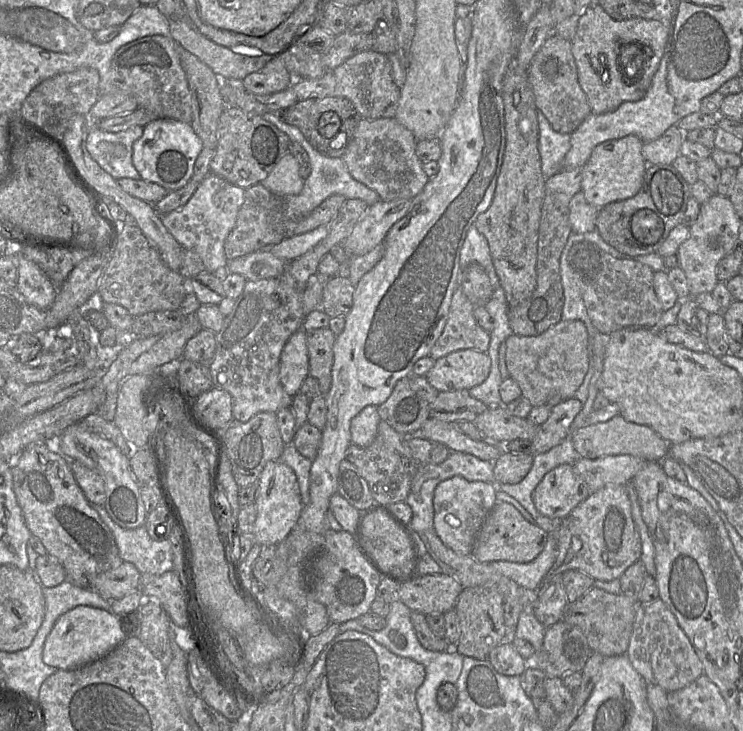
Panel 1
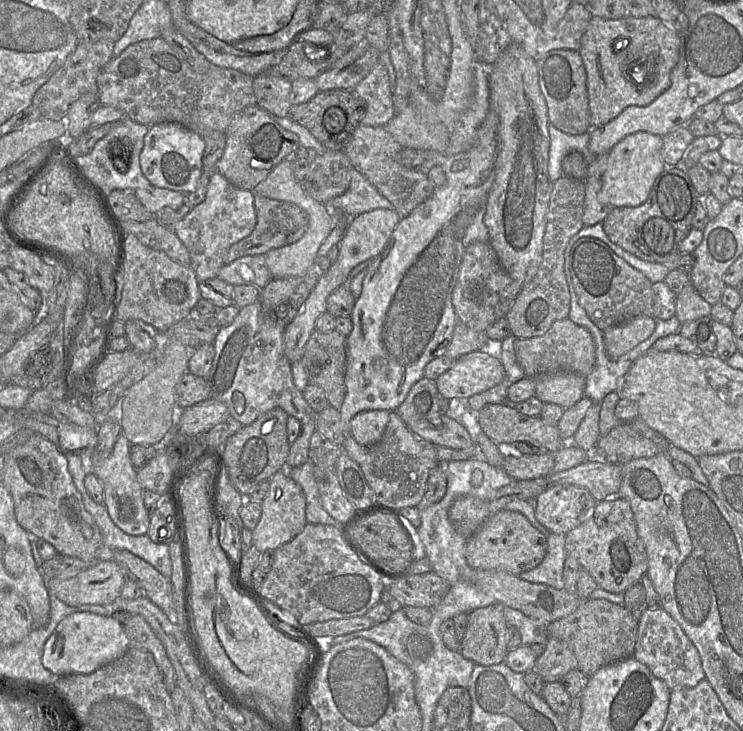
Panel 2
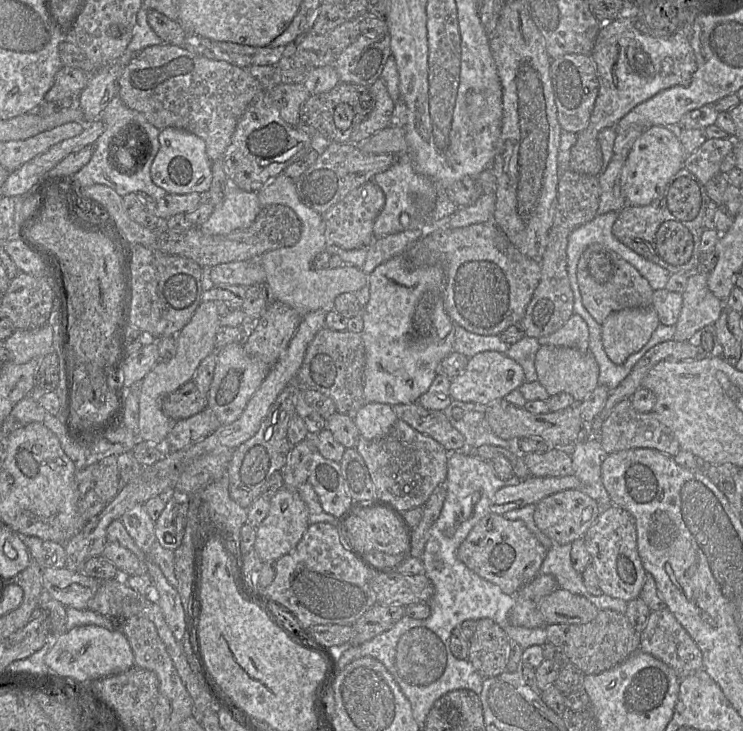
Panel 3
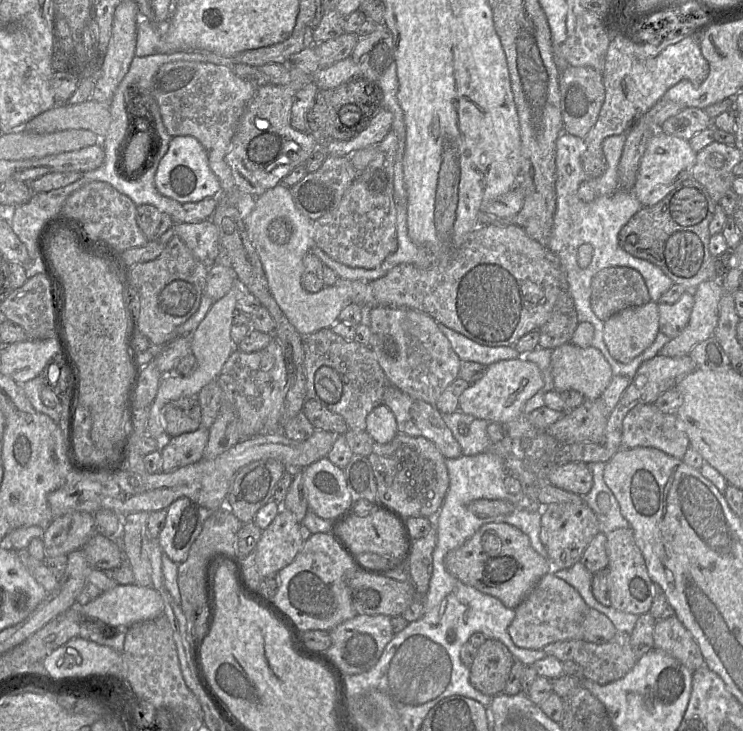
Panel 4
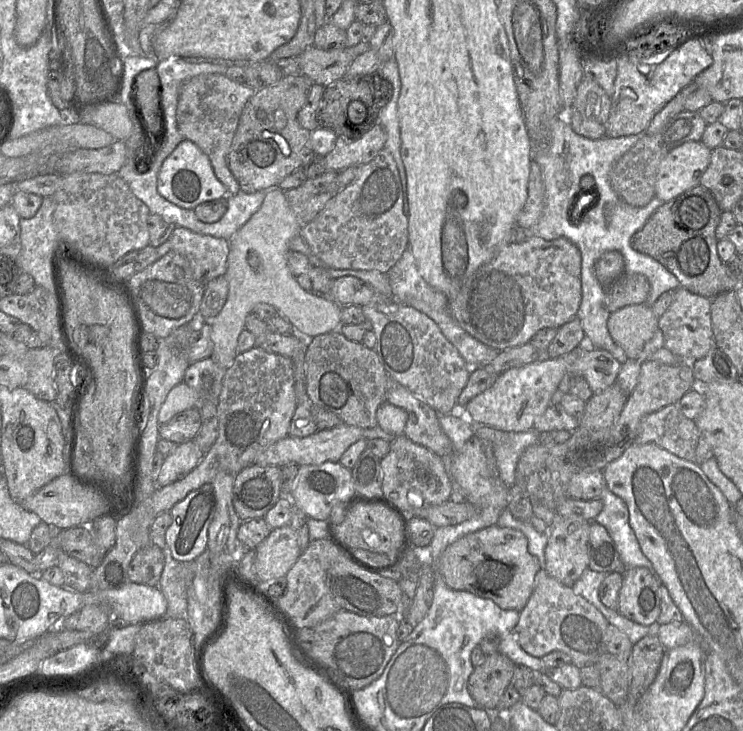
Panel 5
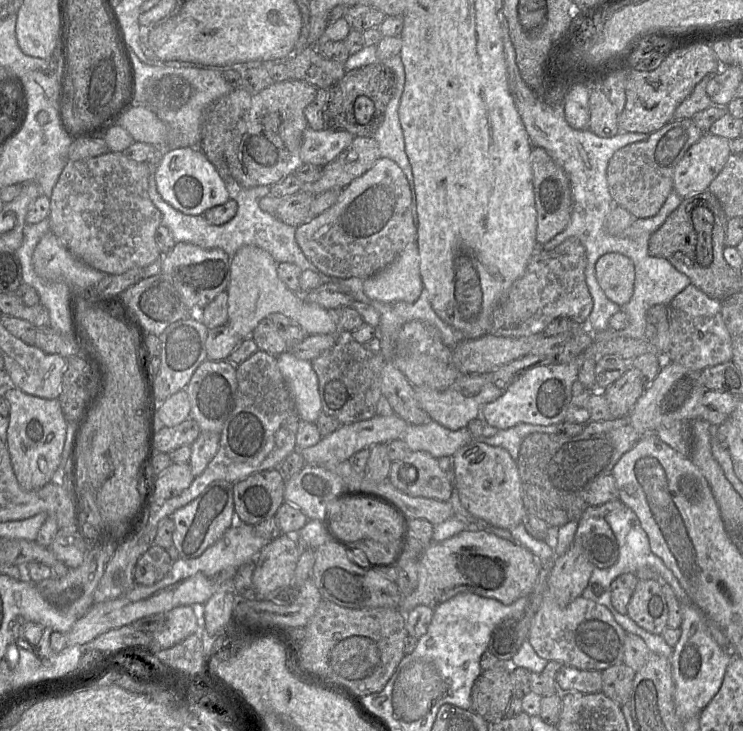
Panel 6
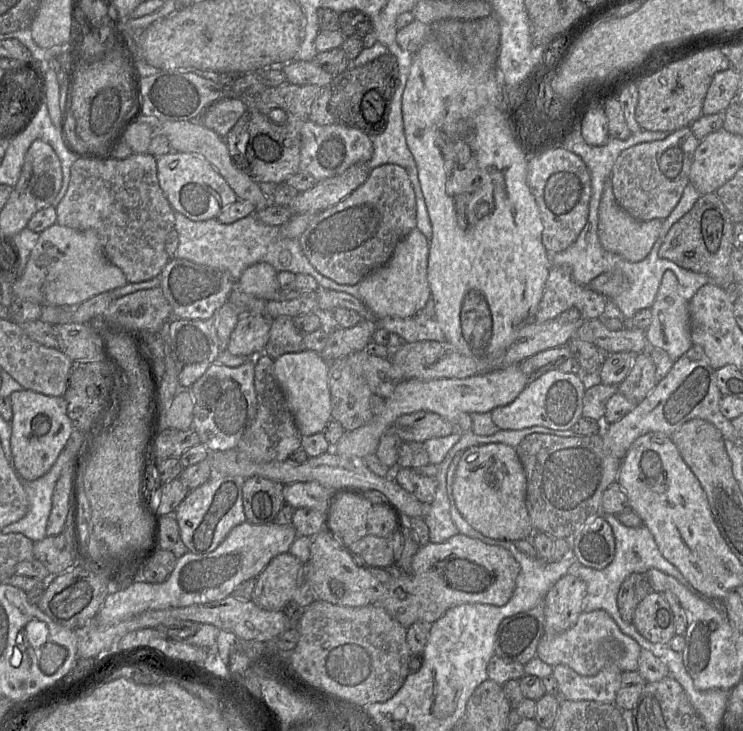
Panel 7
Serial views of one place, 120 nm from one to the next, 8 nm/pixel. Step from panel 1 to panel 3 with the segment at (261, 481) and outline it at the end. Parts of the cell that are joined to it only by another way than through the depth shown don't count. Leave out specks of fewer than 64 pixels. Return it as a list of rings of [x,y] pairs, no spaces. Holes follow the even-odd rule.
[[[283,487],[270,500],[266,518],[256,528],[255,550],[263,563],[275,563],[282,556],[290,553],[299,543],[308,526],[307,506],[297,491]]]

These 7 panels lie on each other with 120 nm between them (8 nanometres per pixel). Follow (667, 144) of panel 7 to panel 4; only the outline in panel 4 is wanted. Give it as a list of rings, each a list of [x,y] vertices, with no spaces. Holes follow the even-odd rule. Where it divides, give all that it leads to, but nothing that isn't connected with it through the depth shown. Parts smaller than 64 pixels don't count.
[[[686,107],[677,114],[669,117],[661,126],[660,131],[690,140],[696,133],[713,125],[713,120],[704,109],[698,107]]]

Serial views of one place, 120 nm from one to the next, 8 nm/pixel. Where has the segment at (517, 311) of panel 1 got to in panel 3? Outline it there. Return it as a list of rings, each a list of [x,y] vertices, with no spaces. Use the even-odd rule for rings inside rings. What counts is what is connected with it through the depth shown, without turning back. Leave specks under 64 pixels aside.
[[[567,170],[557,184],[557,203],[547,246],[541,261],[541,278],[527,307],[521,325],[527,337],[540,339],[562,328],[574,315],[574,296],[567,271],[567,246],[570,233],[591,221],[599,207],[600,184],[598,175],[585,175]]]

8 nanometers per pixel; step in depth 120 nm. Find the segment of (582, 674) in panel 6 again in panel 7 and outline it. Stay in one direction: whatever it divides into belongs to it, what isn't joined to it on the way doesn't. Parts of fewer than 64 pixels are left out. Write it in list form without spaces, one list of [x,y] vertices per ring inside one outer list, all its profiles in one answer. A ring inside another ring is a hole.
[[[557,664],[553,666],[552,674],[558,683],[560,699],[615,703],[622,672],[616,666],[610,666],[595,675],[585,676],[566,664]]]

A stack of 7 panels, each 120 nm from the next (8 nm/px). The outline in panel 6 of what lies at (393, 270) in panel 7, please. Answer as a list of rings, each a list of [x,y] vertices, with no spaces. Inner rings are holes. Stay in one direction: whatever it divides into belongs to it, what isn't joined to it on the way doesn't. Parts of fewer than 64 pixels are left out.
[[[411,241],[396,259],[386,268],[363,281],[363,291],[371,299],[392,304],[397,301],[415,302],[424,288],[420,268],[419,250],[416,241]]]

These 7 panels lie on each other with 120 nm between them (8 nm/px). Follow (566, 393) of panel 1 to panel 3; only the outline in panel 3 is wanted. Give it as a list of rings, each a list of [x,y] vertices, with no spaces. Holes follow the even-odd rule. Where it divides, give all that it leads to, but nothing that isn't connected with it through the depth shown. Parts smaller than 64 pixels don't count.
[[[574,314],[562,328],[538,341],[541,346],[552,345],[589,351],[589,328],[583,318]]]

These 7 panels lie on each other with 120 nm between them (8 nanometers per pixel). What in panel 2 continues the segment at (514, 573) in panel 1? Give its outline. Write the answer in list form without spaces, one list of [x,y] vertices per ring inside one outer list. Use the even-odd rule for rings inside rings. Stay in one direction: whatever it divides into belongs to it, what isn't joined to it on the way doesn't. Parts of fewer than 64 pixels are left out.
[[[550,532],[547,536],[547,551],[539,565],[519,574],[523,580],[541,583],[555,589],[564,589],[563,568],[567,553],[565,535]]]

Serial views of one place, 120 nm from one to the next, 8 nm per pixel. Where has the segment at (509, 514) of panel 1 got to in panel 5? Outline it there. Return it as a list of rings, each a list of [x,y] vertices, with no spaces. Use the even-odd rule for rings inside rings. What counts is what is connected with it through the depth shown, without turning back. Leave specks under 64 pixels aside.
[[[497,525],[469,533],[458,539],[440,556],[439,573],[453,590],[467,591],[490,599],[500,608],[520,612],[529,600],[541,569],[539,560],[528,551],[528,540],[516,529]]]

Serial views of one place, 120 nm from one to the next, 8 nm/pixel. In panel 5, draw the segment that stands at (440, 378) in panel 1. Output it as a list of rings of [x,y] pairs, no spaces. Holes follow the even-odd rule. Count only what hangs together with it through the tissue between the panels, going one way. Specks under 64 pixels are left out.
[[[579,346],[558,358],[544,358],[502,372],[490,388],[465,405],[472,420],[501,431],[521,432],[532,429],[535,418],[545,412],[561,379],[569,373],[569,366],[577,359],[578,351]]]

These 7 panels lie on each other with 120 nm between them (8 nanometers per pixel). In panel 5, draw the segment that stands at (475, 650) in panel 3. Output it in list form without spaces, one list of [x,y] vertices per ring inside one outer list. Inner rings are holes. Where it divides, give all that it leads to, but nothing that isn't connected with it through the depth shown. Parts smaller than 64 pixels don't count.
[[[500,651],[487,655],[468,679],[471,697],[484,710],[501,708],[504,692],[512,684],[514,669],[515,663]]]

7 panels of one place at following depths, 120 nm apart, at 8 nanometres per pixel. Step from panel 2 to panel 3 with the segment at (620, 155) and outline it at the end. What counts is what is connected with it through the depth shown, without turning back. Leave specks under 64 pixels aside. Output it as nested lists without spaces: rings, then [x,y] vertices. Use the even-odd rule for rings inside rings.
[[[652,126],[634,142],[624,159],[621,171],[621,190],[631,206],[646,206],[663,191],[669,179],[684,167],[686,155],[678,138],[676,128]]]

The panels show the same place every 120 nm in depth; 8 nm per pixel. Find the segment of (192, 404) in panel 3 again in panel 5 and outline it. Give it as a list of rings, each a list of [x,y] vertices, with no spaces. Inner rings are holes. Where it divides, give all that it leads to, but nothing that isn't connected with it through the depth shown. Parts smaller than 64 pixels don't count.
[[[198,406],[184,410],[175,415],[170,421],[161,424],[159,437],[177,444],[192,441],[202,425]]]

